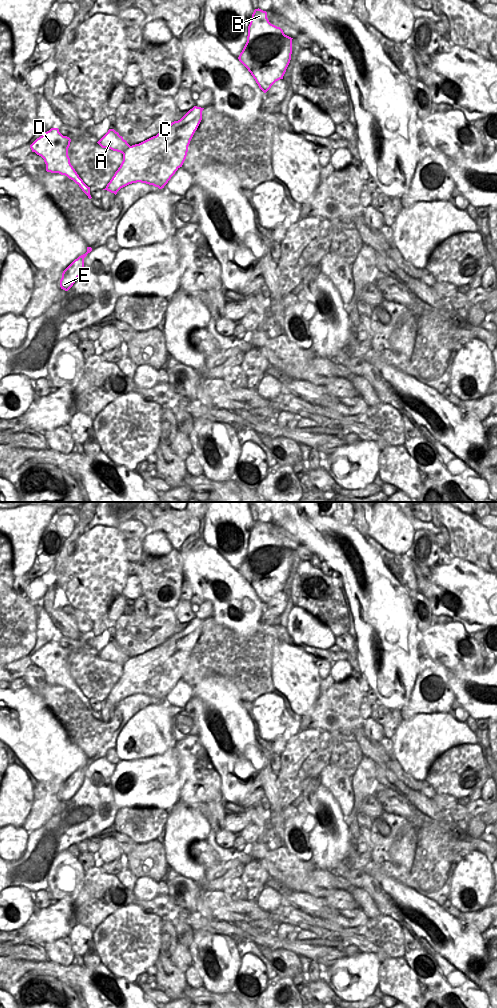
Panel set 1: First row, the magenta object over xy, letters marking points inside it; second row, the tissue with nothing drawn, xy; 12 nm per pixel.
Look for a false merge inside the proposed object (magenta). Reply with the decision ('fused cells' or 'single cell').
fused cells

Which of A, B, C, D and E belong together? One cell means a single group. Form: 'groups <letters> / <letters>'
groups A D / B C E

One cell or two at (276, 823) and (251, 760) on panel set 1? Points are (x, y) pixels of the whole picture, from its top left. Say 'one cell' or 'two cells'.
two cells

